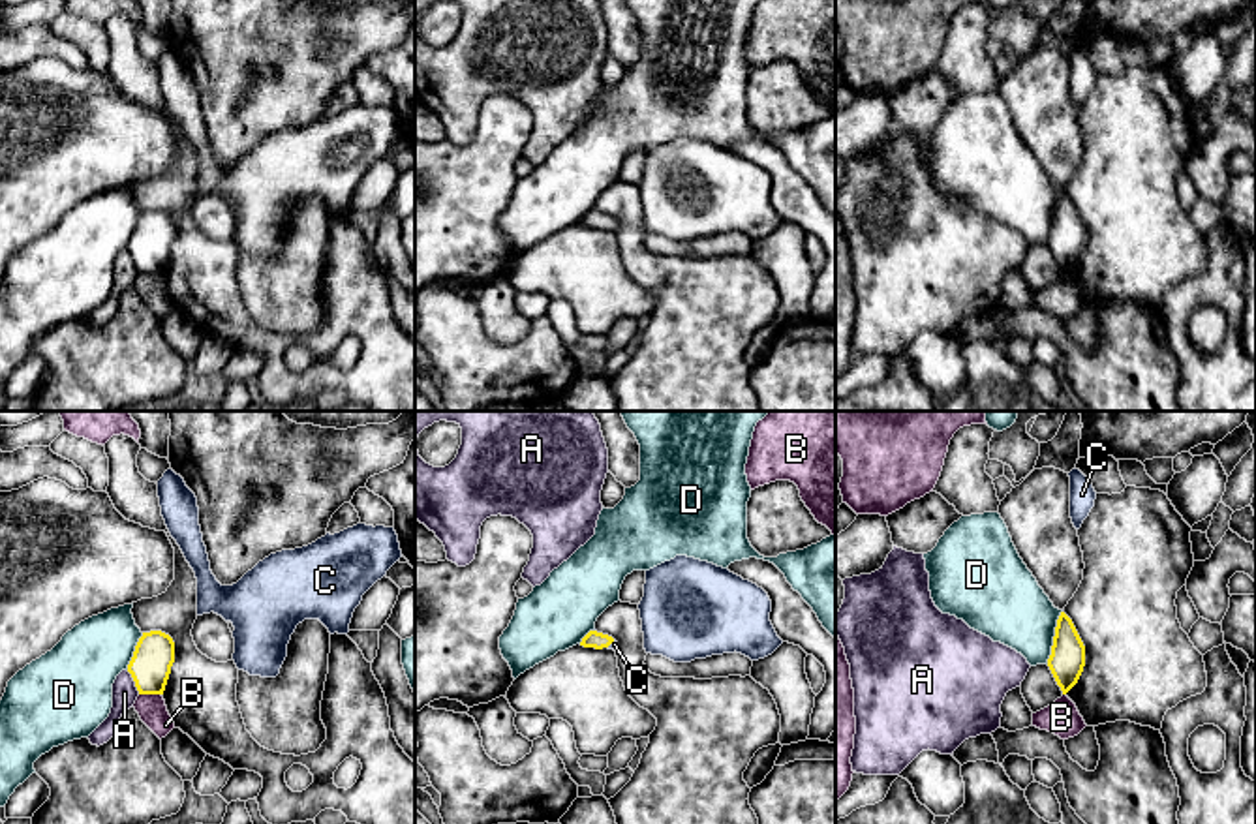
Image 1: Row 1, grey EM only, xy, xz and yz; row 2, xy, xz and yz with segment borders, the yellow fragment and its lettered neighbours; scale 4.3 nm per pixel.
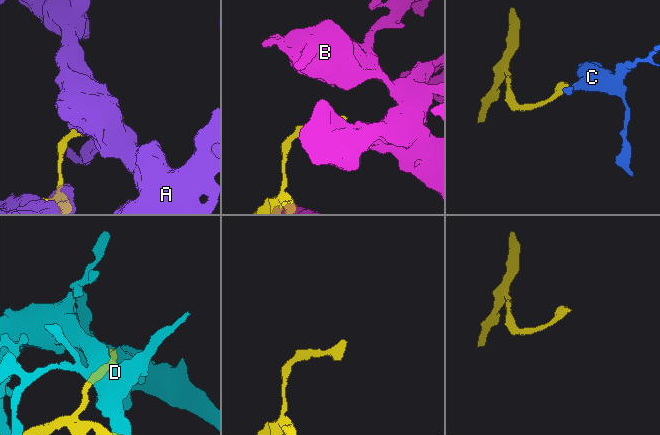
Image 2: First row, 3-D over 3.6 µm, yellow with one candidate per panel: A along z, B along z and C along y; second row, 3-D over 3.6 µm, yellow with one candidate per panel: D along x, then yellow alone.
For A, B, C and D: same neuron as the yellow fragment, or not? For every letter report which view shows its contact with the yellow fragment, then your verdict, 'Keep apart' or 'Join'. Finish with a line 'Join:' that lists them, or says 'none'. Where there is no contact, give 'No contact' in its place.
A: Touches yellow in xy. Keep apart
B: Touches yellow in xy. Keep apart
C: Touches yellow in xz. Join
D: Touches yellow in yz. Keep apart
Join: C

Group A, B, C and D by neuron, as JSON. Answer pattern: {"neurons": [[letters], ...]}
{"neurons": [["A"], ["B"], ["C"], ["D"]]}

